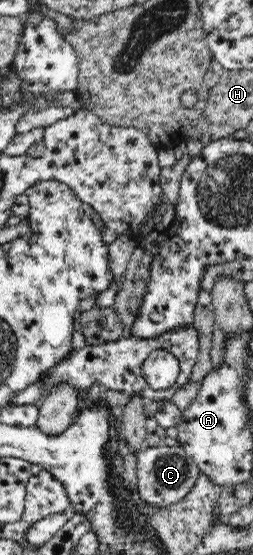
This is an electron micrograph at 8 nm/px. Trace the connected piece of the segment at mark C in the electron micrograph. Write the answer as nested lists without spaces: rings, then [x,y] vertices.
[[[162,443],[157,447],[148,447],[147,450],[139,451],[137,466],[137,493],[140,500],[159,508],[180,502],[192,490],[200,475],[198,466],[179,444],[168,447]]]

